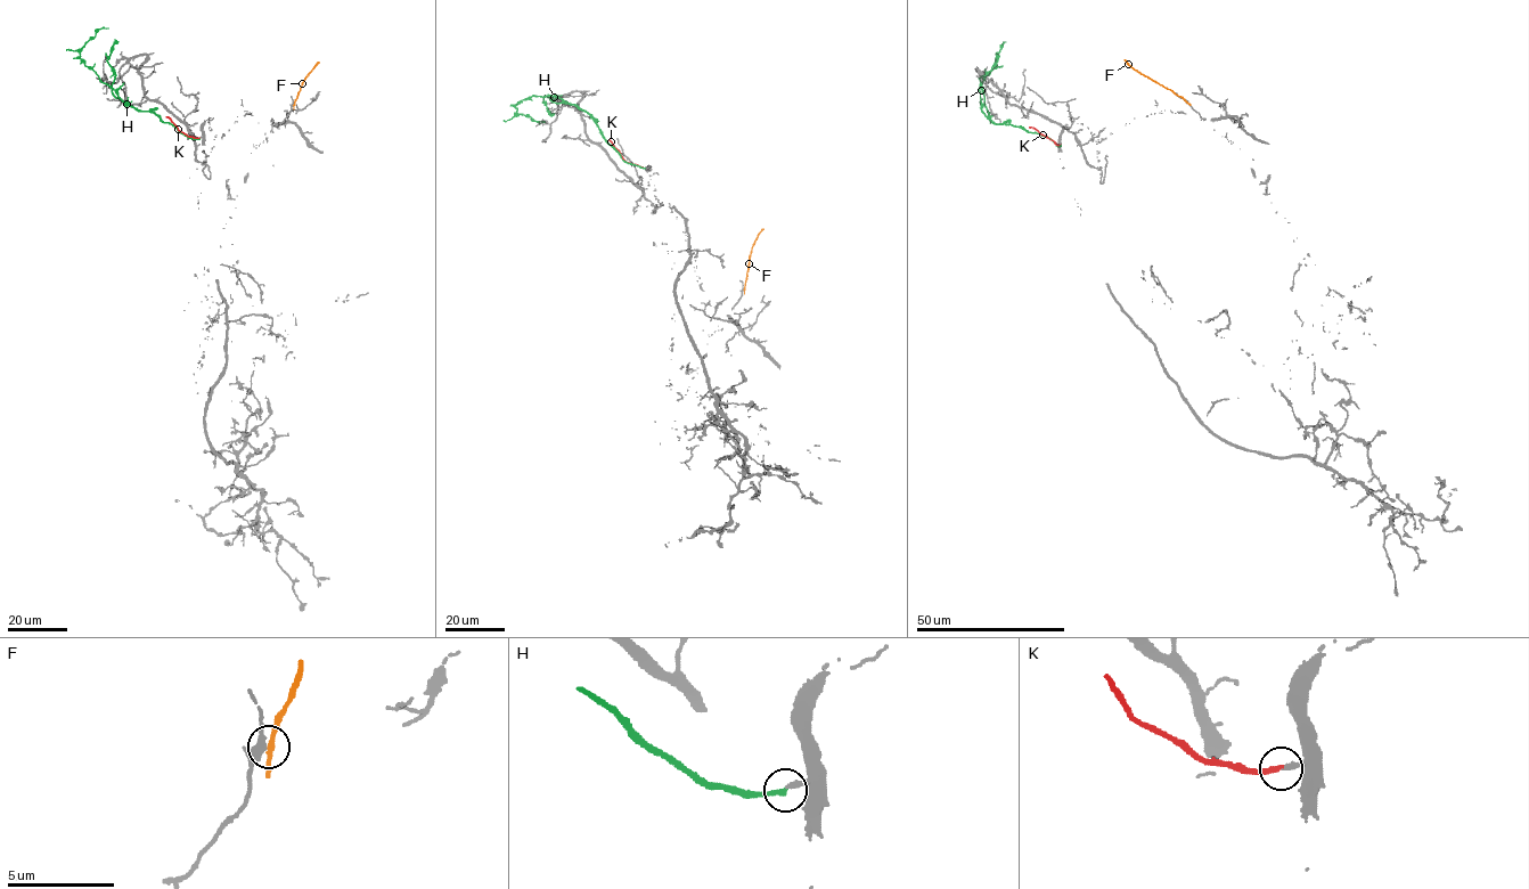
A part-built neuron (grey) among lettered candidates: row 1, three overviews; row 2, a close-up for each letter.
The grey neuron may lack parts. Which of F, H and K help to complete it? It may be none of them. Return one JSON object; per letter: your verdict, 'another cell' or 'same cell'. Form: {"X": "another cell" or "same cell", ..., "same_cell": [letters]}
{"F": "another cell", "H": "another cell", "K": "same cell", "same_cell": ["K"]}

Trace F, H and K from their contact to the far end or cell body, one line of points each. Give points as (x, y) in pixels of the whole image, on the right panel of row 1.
F: (1185, 100), (1134, 70), (1125, 59)
H: (1061, 145), (1047, 137), (1011, 124), (995, 124), (981, 111), (979, 88), (996, 65), (1004, 42)
K: (1060, 145), (1029, 127)

